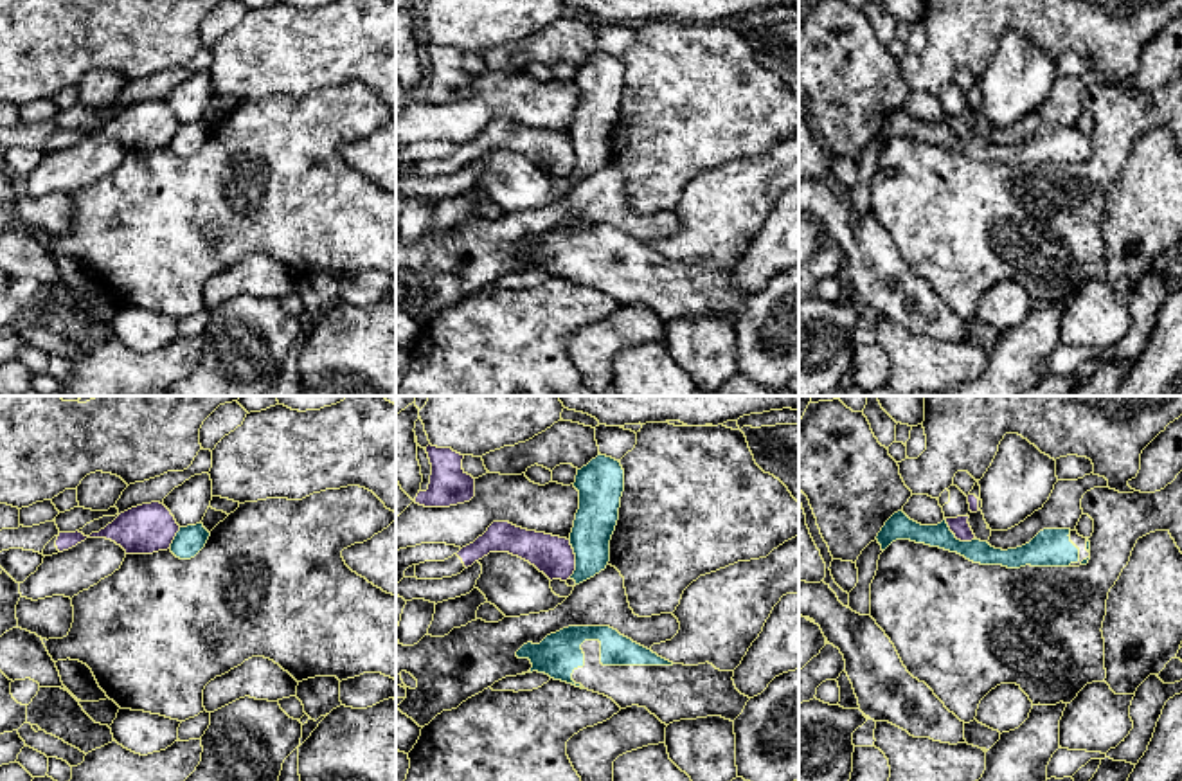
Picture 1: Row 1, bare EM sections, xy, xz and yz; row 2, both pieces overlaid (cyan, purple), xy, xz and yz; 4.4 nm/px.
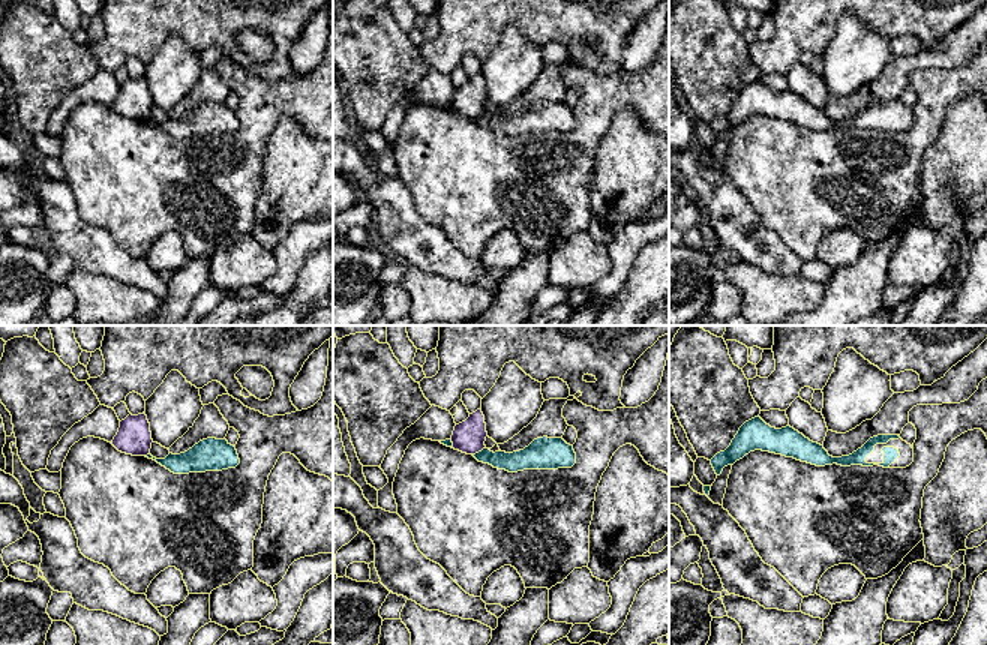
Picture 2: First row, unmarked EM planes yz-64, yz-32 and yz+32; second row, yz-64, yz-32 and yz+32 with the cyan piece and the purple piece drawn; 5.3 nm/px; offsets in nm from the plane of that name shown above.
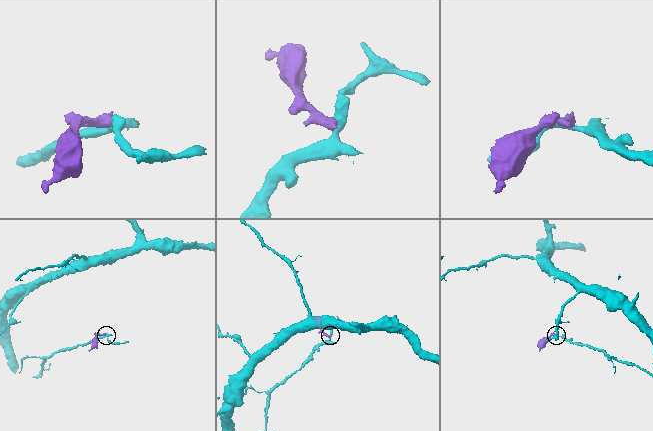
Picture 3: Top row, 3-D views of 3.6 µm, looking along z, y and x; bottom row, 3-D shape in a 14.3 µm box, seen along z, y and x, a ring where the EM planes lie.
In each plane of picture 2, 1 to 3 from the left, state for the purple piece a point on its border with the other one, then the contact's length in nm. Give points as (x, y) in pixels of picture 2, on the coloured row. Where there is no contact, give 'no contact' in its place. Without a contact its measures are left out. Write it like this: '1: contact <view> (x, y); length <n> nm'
1: contact yz-64 (147, 455); length 40 nm
2: contact yz-32 (479, 452); length 80 nm
3: no contact

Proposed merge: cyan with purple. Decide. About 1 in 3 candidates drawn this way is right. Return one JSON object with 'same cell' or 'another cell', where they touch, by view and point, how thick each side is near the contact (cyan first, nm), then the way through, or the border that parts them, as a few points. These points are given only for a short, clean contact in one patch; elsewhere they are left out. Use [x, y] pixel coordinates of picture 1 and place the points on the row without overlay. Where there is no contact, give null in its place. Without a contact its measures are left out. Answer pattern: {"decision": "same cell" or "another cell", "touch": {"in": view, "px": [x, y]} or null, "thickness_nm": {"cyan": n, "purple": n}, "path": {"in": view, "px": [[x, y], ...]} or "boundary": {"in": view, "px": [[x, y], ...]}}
{"decision": "another cell", "touch": {"in": "xz", "px": [576, 155]}, "thickness_nm": {"cyan": 190, "purple": 180}, "boundary": {"in": "xz", "px": [[569, 135], [574, 146], [574, 170], [571, 175]]}}

